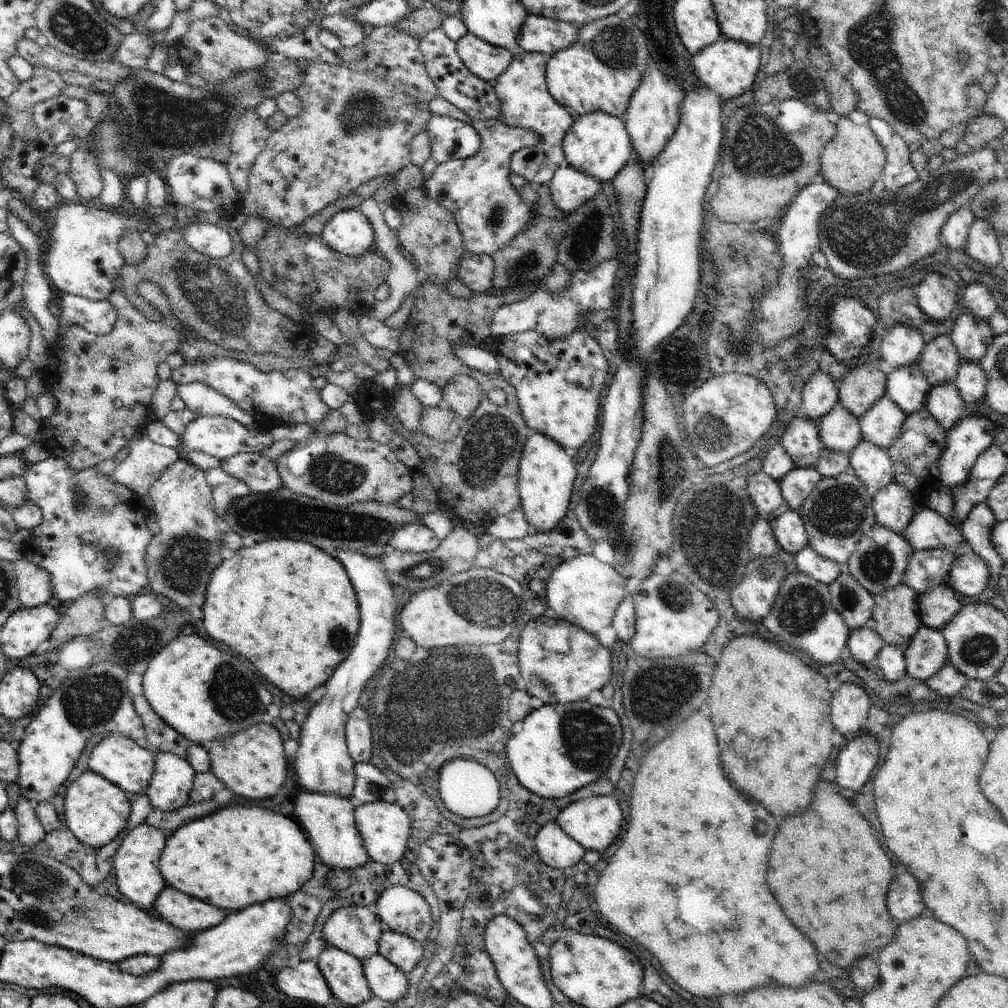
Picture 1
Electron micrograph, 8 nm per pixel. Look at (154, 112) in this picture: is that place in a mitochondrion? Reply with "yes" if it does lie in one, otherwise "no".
yes

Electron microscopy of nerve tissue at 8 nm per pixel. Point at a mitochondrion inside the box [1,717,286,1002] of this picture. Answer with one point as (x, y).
(37, 881)

